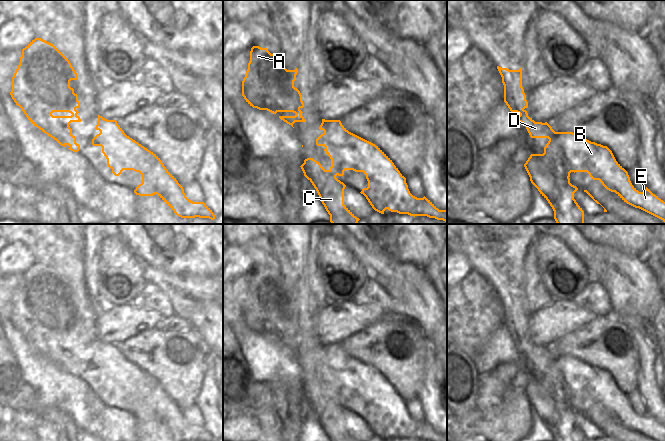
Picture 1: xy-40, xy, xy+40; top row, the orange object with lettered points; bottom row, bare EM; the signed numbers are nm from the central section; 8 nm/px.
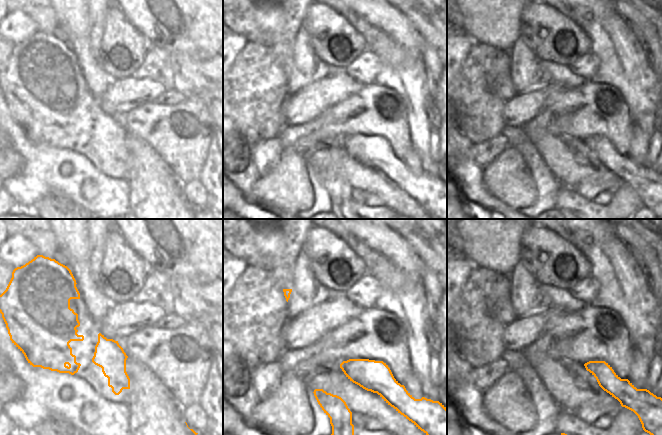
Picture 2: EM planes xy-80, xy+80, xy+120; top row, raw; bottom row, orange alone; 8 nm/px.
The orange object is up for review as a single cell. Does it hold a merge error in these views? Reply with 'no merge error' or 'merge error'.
merge error

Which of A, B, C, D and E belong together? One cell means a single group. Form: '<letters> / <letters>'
A B D E / C

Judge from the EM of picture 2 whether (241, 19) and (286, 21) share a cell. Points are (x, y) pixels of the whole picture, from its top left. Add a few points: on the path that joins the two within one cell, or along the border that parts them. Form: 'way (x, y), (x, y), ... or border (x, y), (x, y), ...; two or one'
border (251, 10), (252, 17), (267, 32), (274, 34); two

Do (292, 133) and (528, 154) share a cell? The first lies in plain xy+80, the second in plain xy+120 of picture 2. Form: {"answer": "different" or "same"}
{"answer": "different"}

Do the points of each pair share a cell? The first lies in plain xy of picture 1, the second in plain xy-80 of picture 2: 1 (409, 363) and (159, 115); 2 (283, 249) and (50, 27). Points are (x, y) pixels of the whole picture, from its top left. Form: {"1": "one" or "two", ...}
{"1": "one", "2": "one"}

